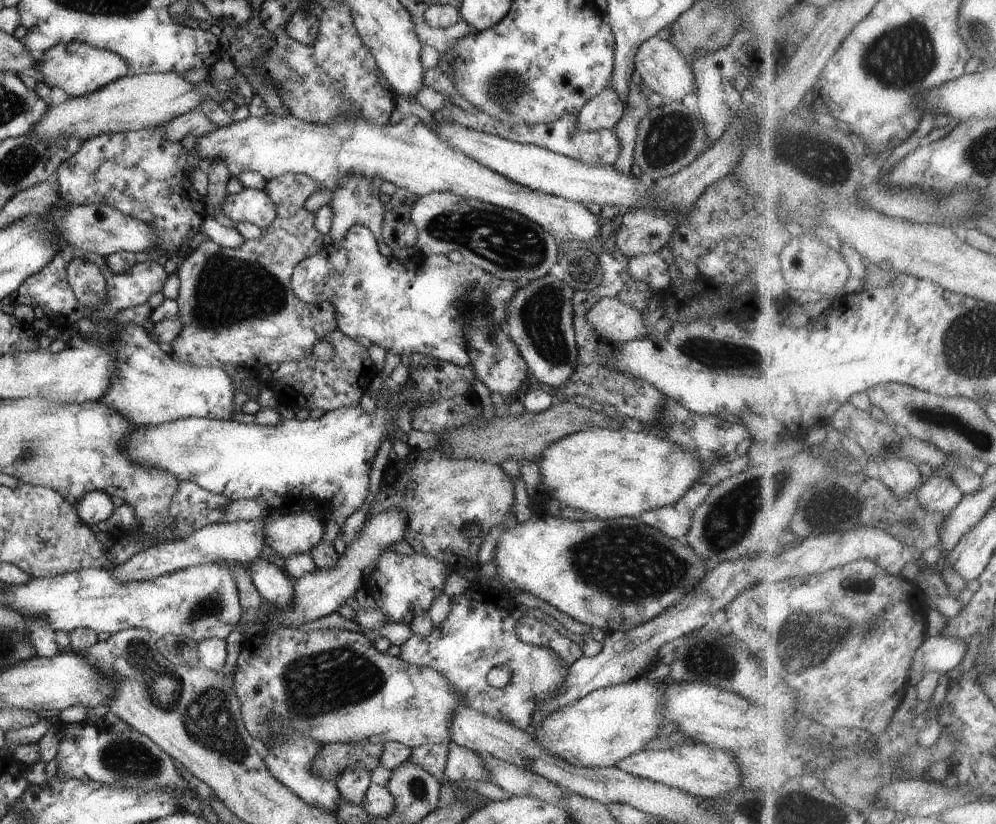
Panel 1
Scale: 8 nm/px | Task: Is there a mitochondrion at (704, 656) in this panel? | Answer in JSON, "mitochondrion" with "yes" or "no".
{"mitochondrion":"yes"}

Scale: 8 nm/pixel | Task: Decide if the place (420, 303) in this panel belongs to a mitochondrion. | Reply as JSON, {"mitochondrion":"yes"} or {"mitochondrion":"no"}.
{"mitochondrion":"no"}

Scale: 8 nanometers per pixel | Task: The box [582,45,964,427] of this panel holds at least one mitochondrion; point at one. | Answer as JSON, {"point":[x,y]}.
{"point":[823,160]}

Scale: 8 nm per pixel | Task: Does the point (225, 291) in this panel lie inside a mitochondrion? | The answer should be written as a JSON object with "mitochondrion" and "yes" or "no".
{"mitochondrion":"yes"}

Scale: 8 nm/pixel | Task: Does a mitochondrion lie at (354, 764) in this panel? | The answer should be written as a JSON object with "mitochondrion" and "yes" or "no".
{"mitochondrion":"no"}

